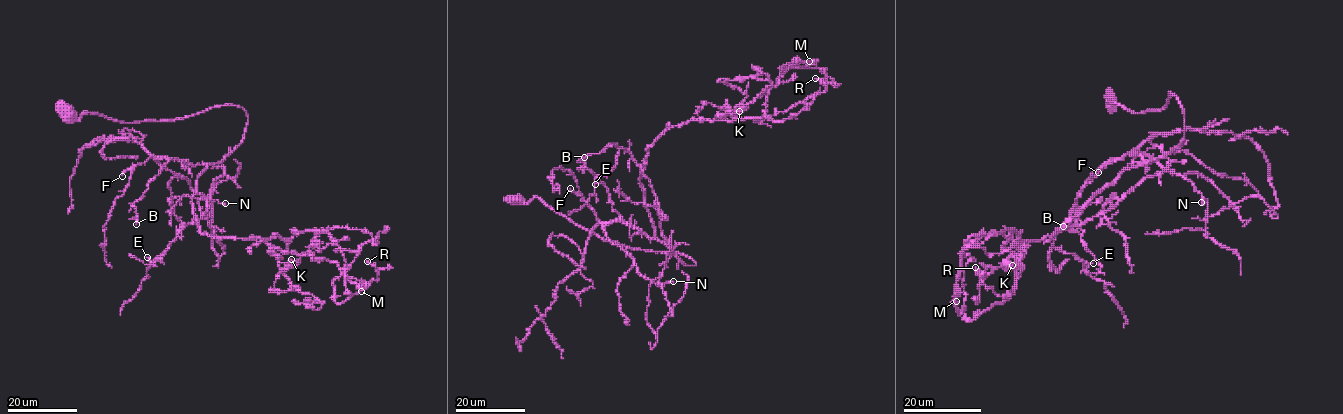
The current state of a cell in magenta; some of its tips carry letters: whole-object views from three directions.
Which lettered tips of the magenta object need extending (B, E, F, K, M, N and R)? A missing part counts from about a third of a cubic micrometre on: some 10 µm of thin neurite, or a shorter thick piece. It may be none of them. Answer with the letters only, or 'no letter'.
no letter

